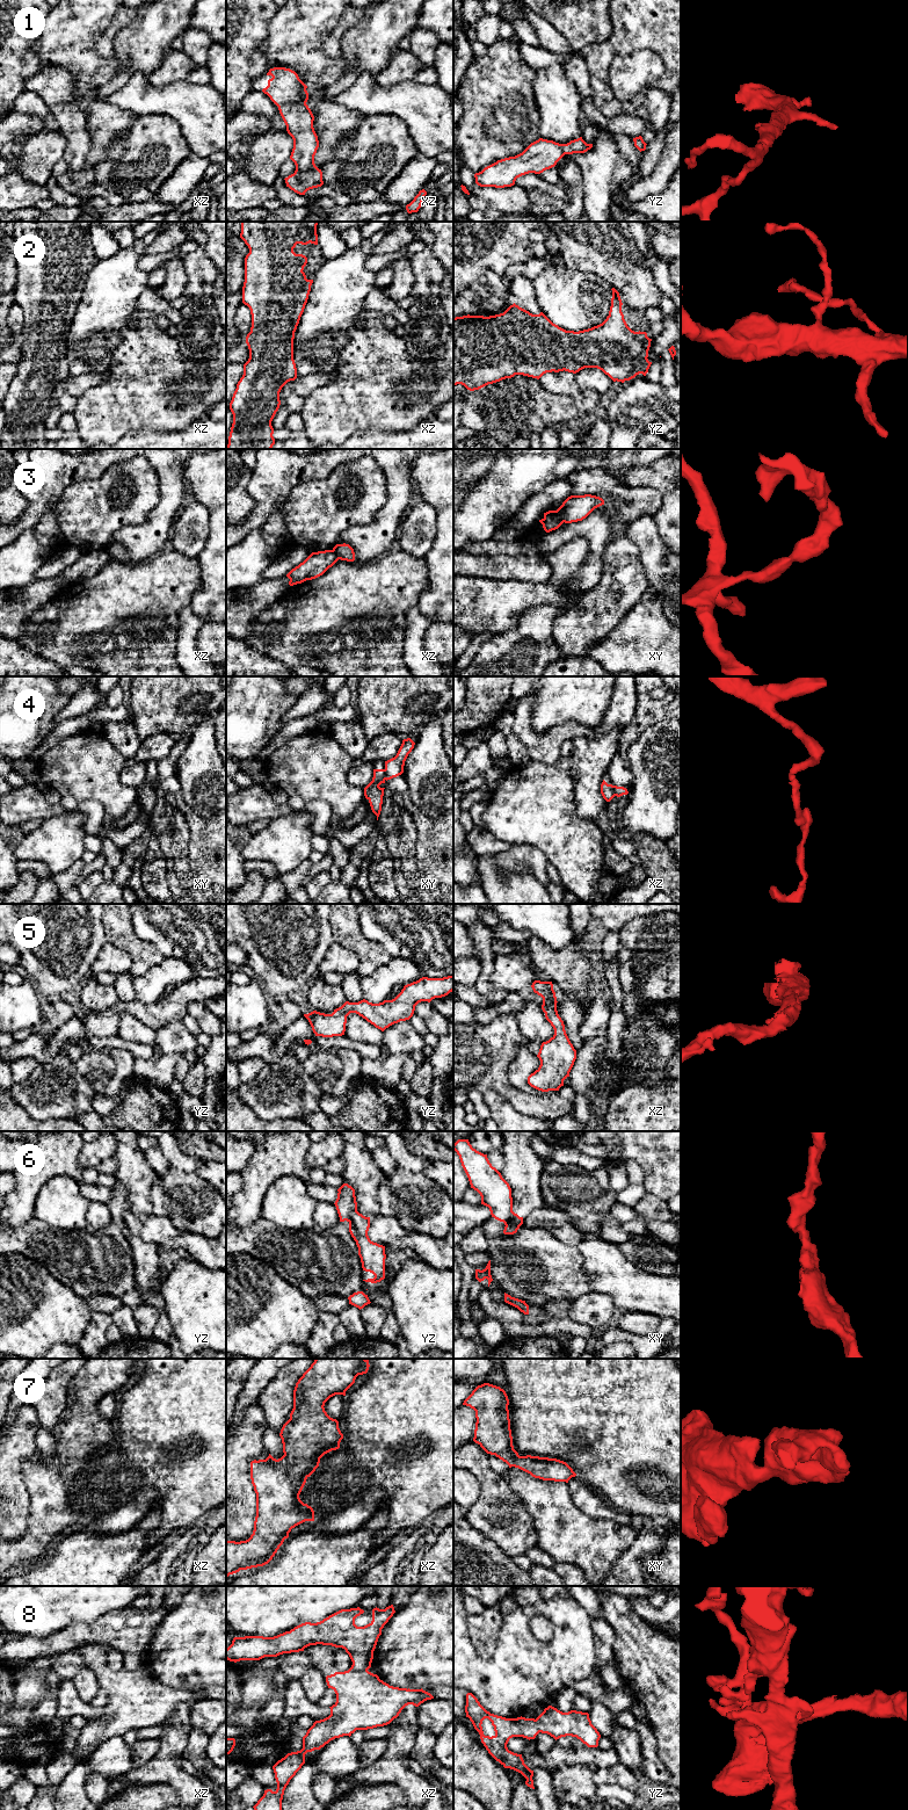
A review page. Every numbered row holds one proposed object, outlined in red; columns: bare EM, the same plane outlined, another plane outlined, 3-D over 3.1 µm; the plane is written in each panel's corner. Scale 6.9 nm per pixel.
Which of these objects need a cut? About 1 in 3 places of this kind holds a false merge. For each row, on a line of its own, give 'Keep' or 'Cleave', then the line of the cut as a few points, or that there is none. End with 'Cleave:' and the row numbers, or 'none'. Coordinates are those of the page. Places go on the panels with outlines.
1: Keep. No split
2: Keep. No split
3: Cleave. Split along xy (557, 509), (563, 522)
4: Cleave. Split along xy (384, 769), (385, 779)
5: Keep. No split
6: Cleave. Split along xy (513, 1211), (505, 1223)
7: Keep. No split
8: Keep. No split
Cleave: 3, 4, 6

